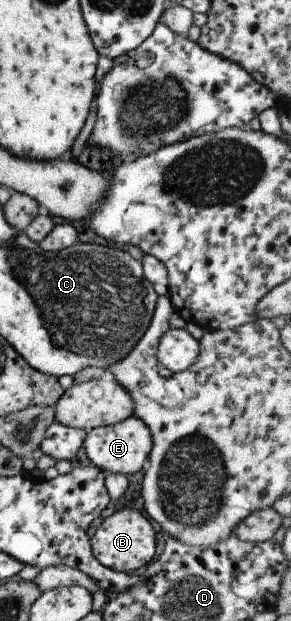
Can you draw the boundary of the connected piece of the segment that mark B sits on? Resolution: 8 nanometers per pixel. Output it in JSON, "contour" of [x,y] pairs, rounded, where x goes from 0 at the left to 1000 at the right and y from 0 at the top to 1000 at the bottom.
{"contour":[[[419,818],[354,836],[316,866],[306,868],[323,900],[371,916],[471,924],[536,890],[536,858],[522,845],[474,823]]]}

